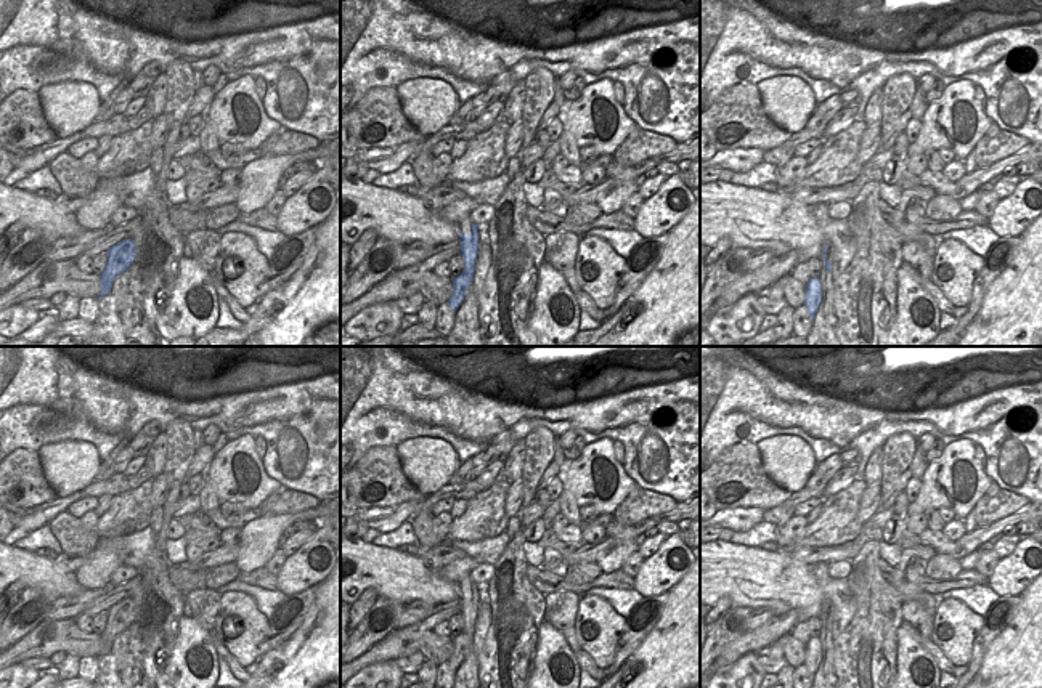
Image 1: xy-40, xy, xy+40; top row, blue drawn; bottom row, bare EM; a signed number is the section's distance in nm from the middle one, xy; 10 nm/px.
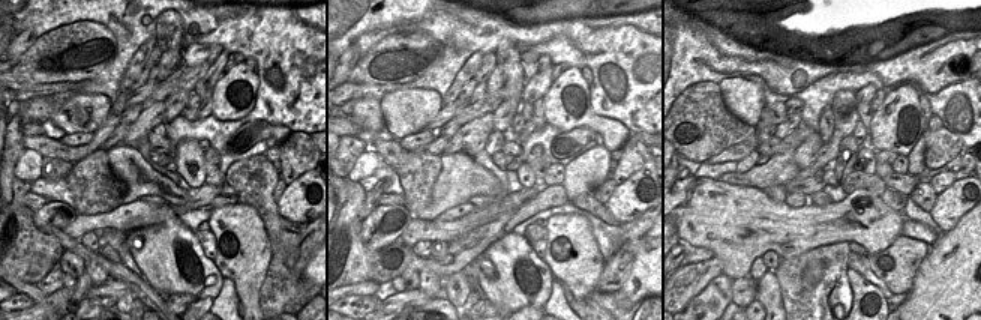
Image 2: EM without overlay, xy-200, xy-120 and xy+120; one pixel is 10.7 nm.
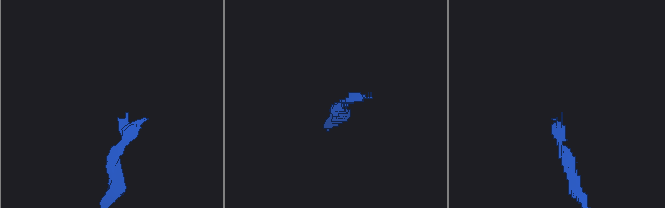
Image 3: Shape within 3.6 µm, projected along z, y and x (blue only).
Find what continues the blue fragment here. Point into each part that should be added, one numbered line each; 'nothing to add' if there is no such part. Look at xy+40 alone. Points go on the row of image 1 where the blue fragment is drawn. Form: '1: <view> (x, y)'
nothing to add

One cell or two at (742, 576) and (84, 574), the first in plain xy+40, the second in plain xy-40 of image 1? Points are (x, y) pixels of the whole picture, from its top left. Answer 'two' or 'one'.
two

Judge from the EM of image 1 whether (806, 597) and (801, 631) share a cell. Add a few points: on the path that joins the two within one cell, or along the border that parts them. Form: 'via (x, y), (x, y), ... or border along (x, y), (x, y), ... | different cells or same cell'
border along (806, 619), (798, 623) | different cells

